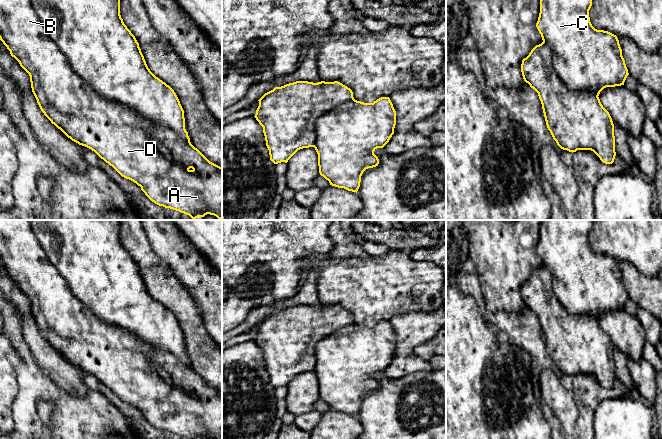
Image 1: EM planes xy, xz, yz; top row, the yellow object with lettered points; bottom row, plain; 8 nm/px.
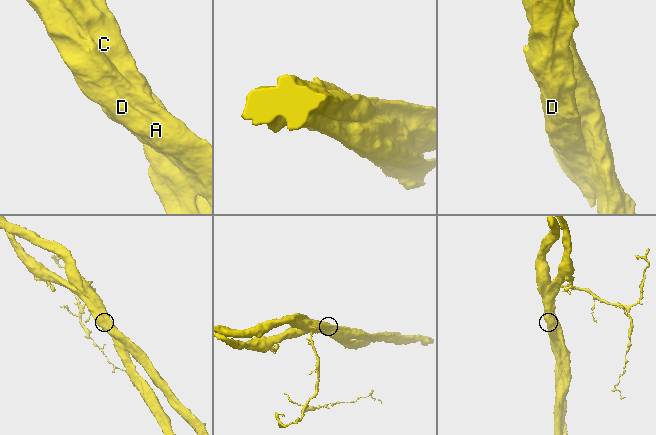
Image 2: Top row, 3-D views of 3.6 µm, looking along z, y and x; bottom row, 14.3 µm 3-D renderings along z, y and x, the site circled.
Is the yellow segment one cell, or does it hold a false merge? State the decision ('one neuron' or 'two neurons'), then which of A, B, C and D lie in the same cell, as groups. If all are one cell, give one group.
two neurons; groups A B D / C

